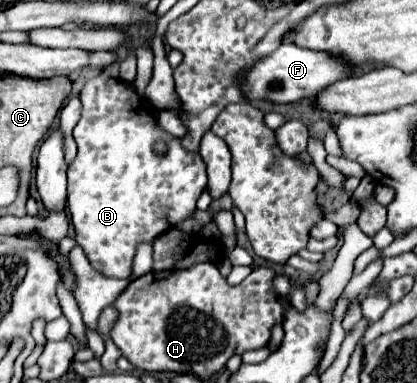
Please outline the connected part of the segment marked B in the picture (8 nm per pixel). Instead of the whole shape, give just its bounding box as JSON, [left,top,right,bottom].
[67,74,207,278]

